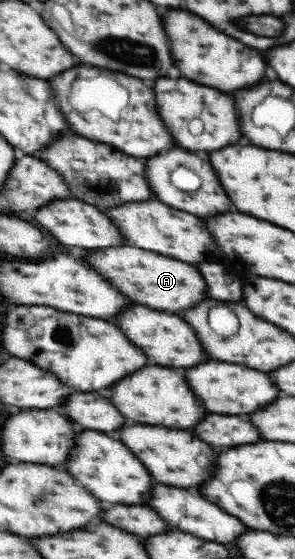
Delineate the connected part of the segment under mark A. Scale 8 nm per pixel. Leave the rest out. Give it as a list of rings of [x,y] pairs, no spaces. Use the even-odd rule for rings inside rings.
[[[110,246],[104,249],[95,249],[95,252],[84,250],[80,252],[84,255],[89,266],[93,266],[101,276],[109,278],[117,290],[131,302],[149,306],[153,310],[169,310],[169,312],[179,312],[185,308],[195,306],[199,300],[207,298],[205,296],[205,284],[199,272],[185,264],[177,262],[171,258],[165,258],[161,254],[153,254],[149,250],[139,250],[131,246]]]

